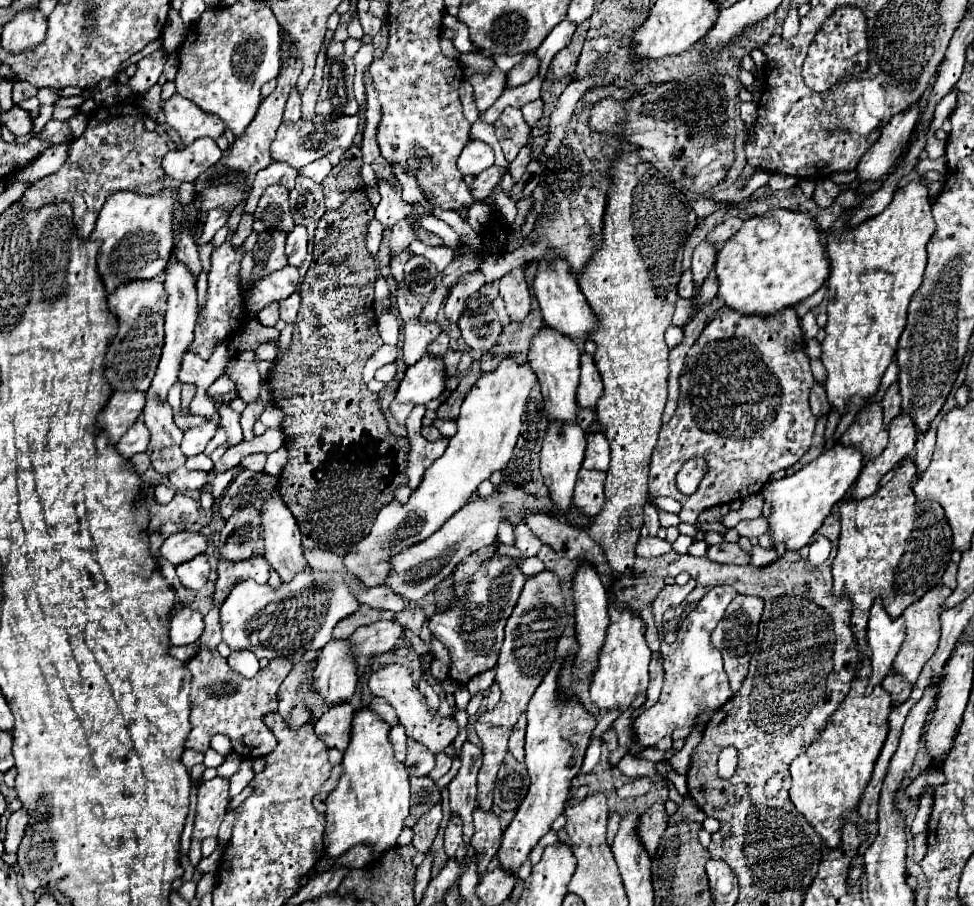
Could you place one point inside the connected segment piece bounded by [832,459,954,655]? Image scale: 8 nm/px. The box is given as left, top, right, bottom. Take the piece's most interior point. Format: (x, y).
(891, 545)

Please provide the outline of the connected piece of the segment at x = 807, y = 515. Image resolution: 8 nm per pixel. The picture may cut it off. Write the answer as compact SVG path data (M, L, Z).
M836 443L832 449L824 451L820 457L804 465L798 473L784 477L780 481L770 479L762 495L766 501L772 503L772 517L770 517L770 533L774 543L784 541L786 549L798 551L802 549L812 535L820 529L824 519L830 515L832 507L848 493L850 485L858 479L864 467L864 457L856 447L844 447Z

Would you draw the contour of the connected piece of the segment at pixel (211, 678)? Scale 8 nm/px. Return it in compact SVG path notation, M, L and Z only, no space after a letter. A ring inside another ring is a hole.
M200 649L190 661L188 671L192 673L190 691L190 723L192 733L188 735L186 747L206 751L210 739L216 733L226 733L234 743L234 753L244 759L266 757L276 747L276 737L264 725L264 715L278 709L278 687L290 673L292 663L288 659L272 659L266 669L260 669L252 679L232 671L228 661L216 649Z

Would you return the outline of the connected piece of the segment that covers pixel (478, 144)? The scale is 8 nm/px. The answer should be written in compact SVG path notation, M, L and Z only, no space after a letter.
M470 141L458 159L458 169L462 175L480 175L488 167L494 165L494 151L490 145L482 141Z

